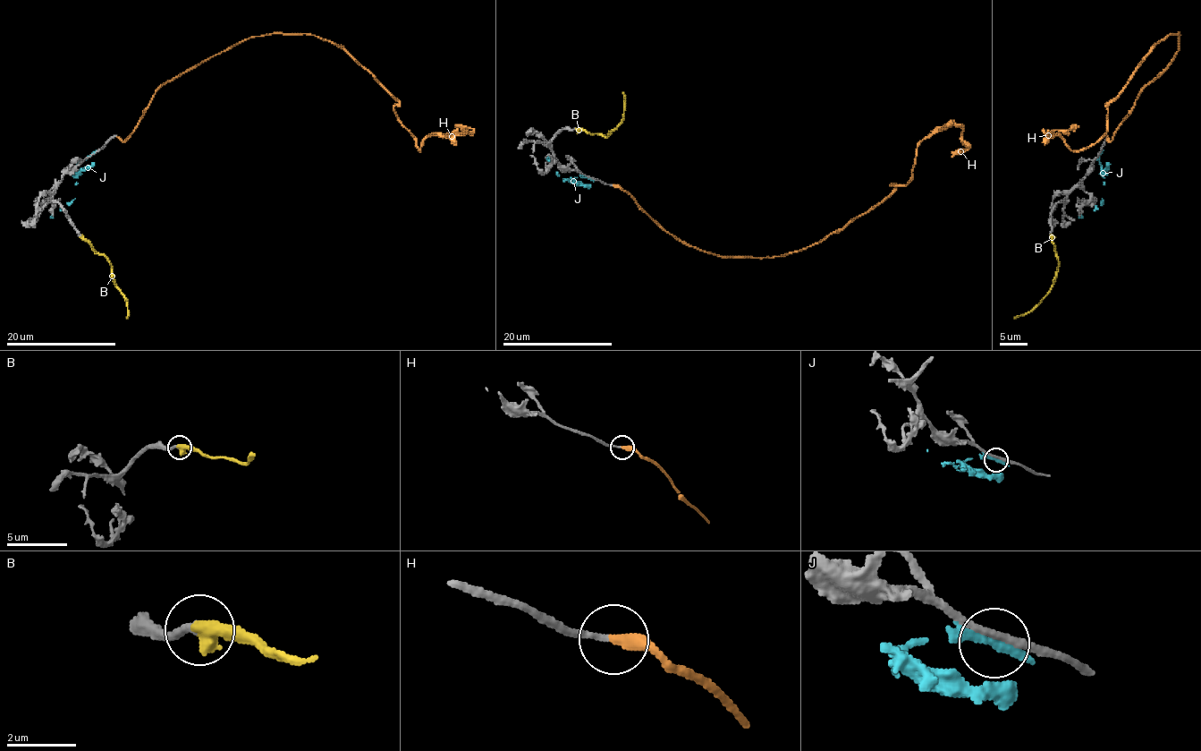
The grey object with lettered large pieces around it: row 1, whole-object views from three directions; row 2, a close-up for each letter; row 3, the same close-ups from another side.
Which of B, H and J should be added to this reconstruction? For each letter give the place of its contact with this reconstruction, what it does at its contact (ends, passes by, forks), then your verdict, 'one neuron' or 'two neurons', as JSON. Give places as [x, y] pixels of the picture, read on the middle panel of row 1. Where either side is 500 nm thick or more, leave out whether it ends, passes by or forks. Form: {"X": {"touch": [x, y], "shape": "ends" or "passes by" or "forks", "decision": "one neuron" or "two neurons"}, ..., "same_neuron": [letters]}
{"B": {"touch": [577, 129], "decision": "one neuron"}, "H": {"touch": [613, 185], "shape": "ends", "decision": "one neuron"}, "J": {"touch": [587, 178], "shape": "passes by", "decision": "two neurons"}, "same_neuron": ["B", "H"]}

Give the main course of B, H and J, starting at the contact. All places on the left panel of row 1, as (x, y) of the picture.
B: (80, 235), (111, 266), (114, 281), (127, 304), (126, 319)
H: (116, 136), (164, 82), (277, 33), (342, 46), (398, 102), (419, 150), (473, 130), (455, 125)
J: (91, 154), (76, 166), (73, 200), (52, 217)

